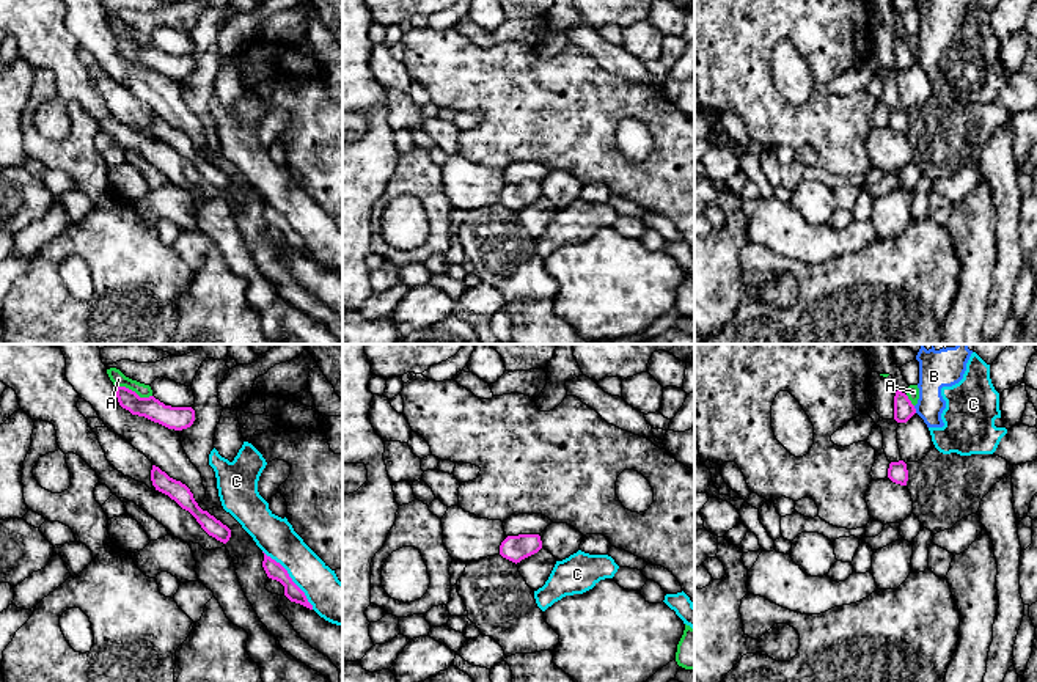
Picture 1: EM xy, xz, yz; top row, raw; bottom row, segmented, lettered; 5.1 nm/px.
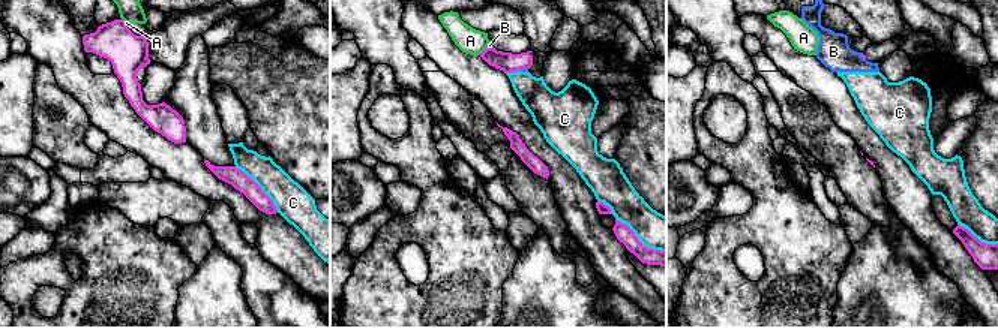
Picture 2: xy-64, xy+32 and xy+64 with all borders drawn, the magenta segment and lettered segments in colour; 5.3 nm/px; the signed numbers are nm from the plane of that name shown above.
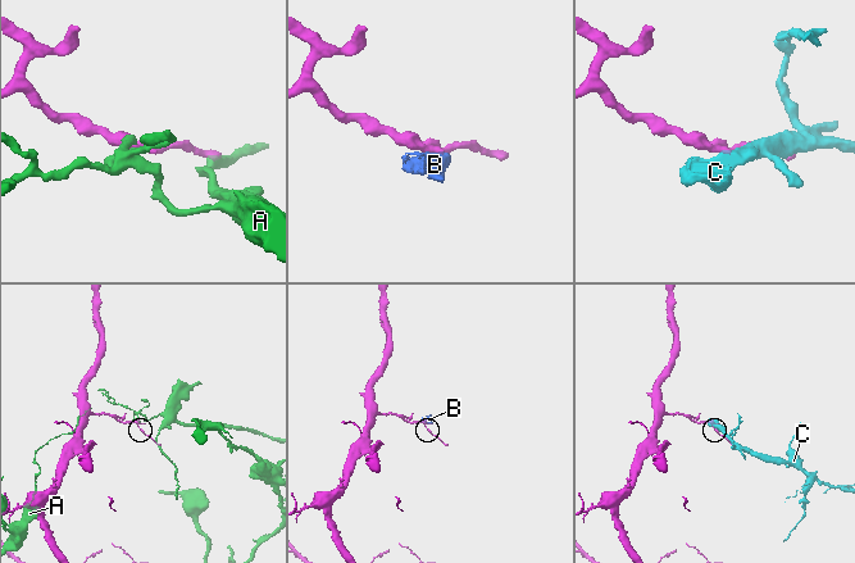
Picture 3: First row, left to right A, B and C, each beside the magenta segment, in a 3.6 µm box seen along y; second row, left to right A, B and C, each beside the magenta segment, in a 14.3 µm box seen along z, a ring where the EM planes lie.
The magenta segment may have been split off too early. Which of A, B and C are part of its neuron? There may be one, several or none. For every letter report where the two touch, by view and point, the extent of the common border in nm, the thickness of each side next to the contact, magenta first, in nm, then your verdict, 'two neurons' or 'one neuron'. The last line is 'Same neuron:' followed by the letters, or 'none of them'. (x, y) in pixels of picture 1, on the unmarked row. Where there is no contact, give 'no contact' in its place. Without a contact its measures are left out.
A: xy (134, 40) | 200 nm | 110/70 nm | two neurons
B: yz (915, 57) | 40 nm | 100/190 nm | two neurons
C: xy (291, 227) | 400 nm | 90/200 nm | two neurons
Same neuron: none of them

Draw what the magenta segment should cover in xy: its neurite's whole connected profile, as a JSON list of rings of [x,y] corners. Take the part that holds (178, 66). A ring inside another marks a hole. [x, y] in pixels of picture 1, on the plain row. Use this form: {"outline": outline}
{"outline": [[[115,35],[118,50],[132,63],[145,64],[168,77],[182,79],[193,72],[195,58],[192,55],[165,53],[154,44],[140,46],[135,39],[126,35]]]}

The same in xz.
{"outline": [[[539,182],[508,184],[500,193],[500,203],[517,212],[540,196],[542,189]]]}

